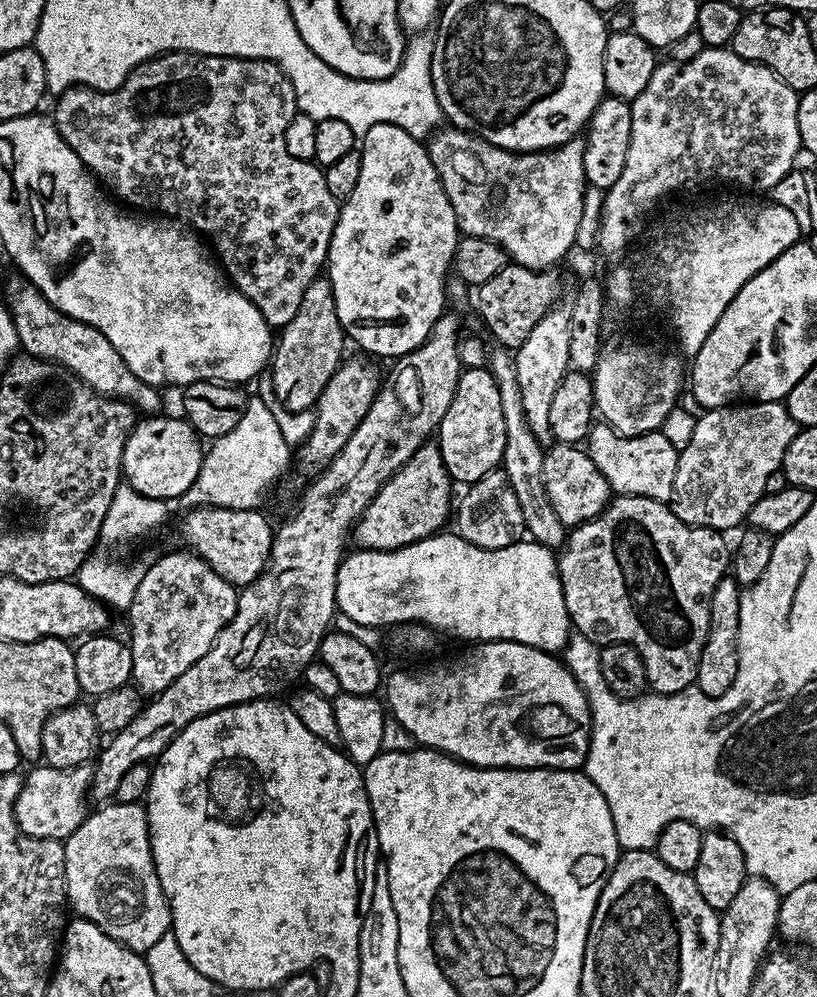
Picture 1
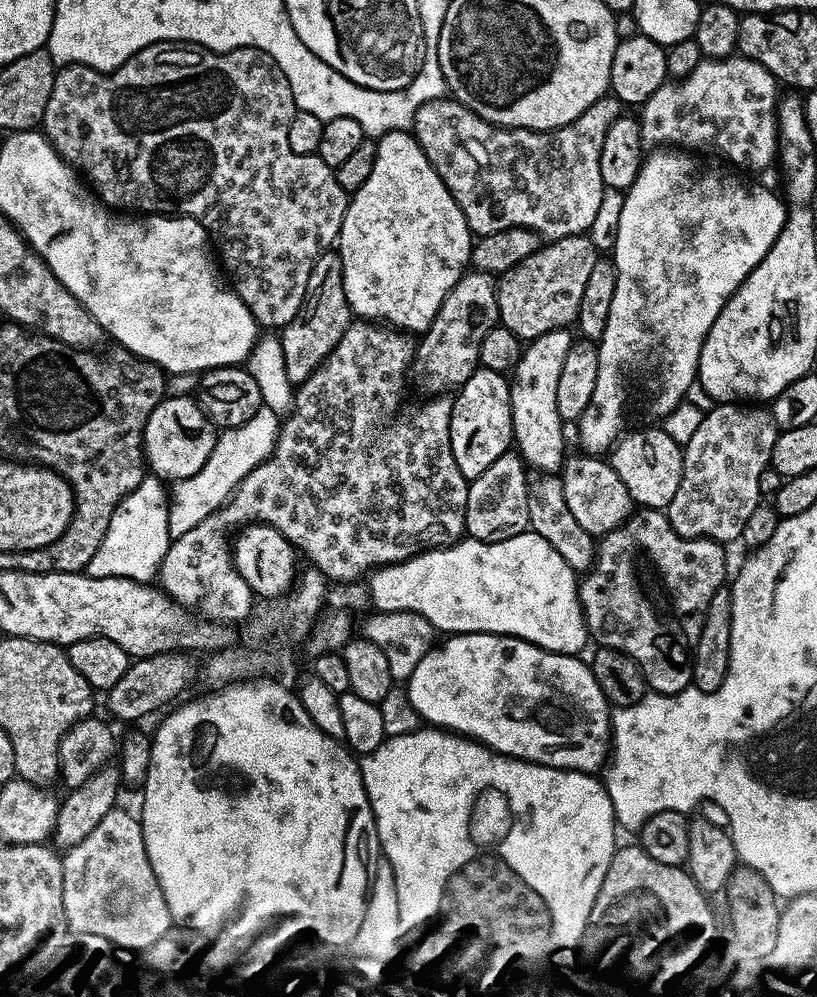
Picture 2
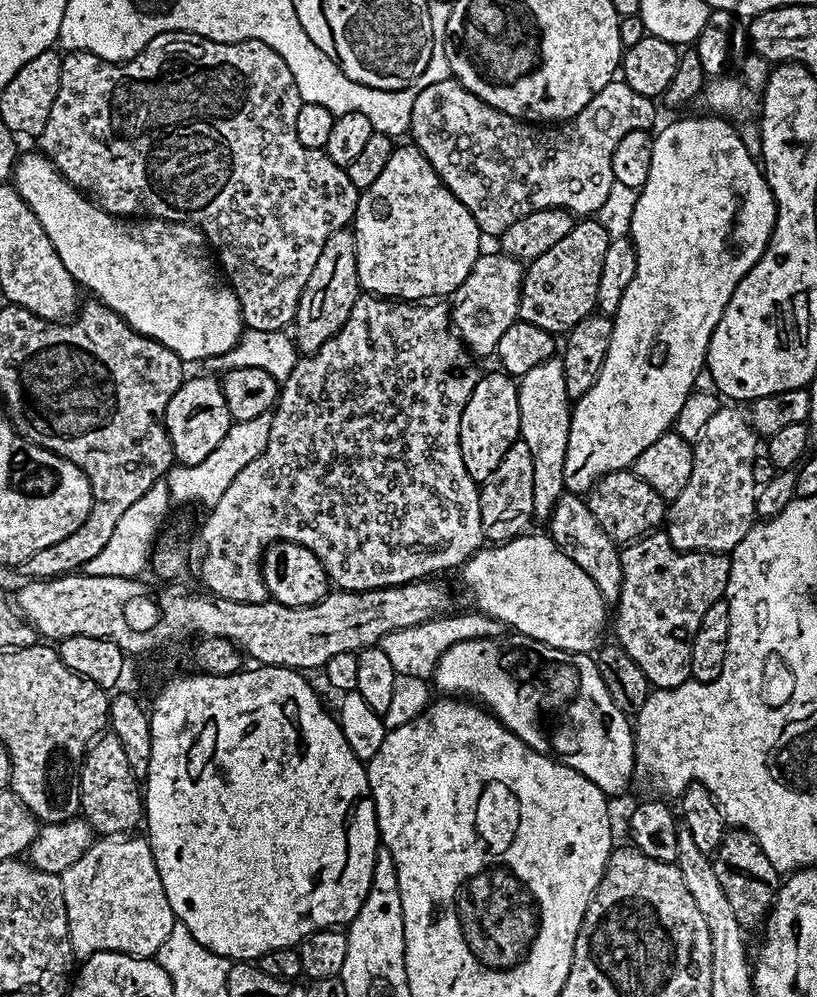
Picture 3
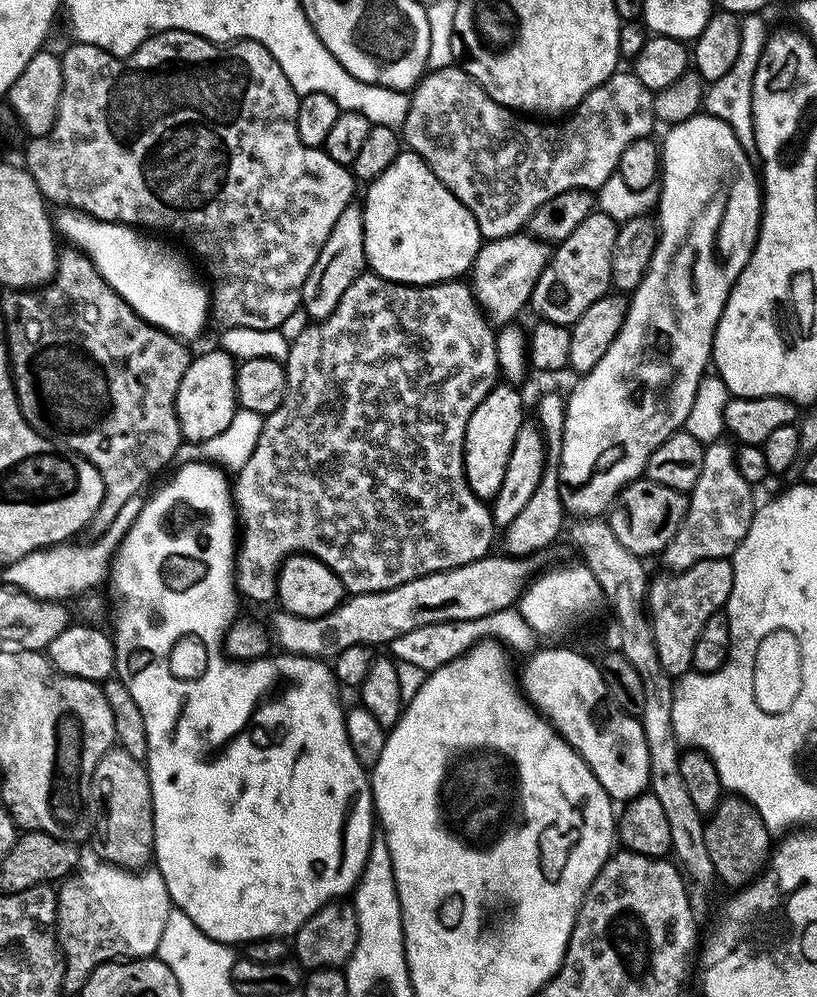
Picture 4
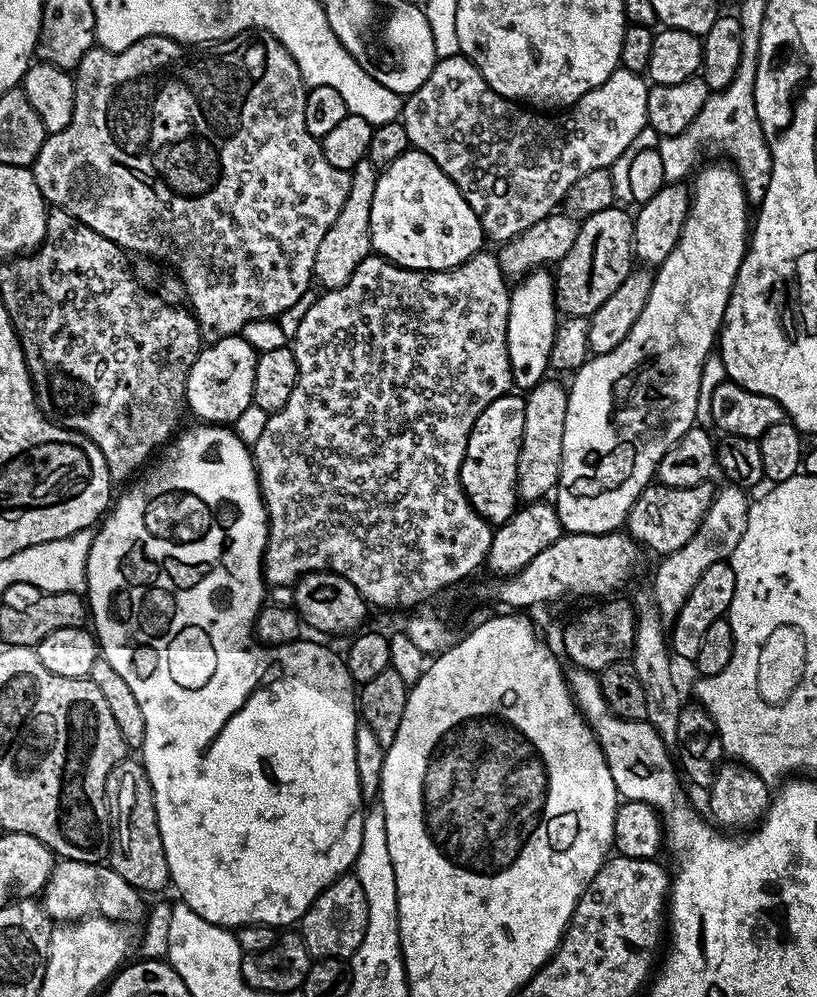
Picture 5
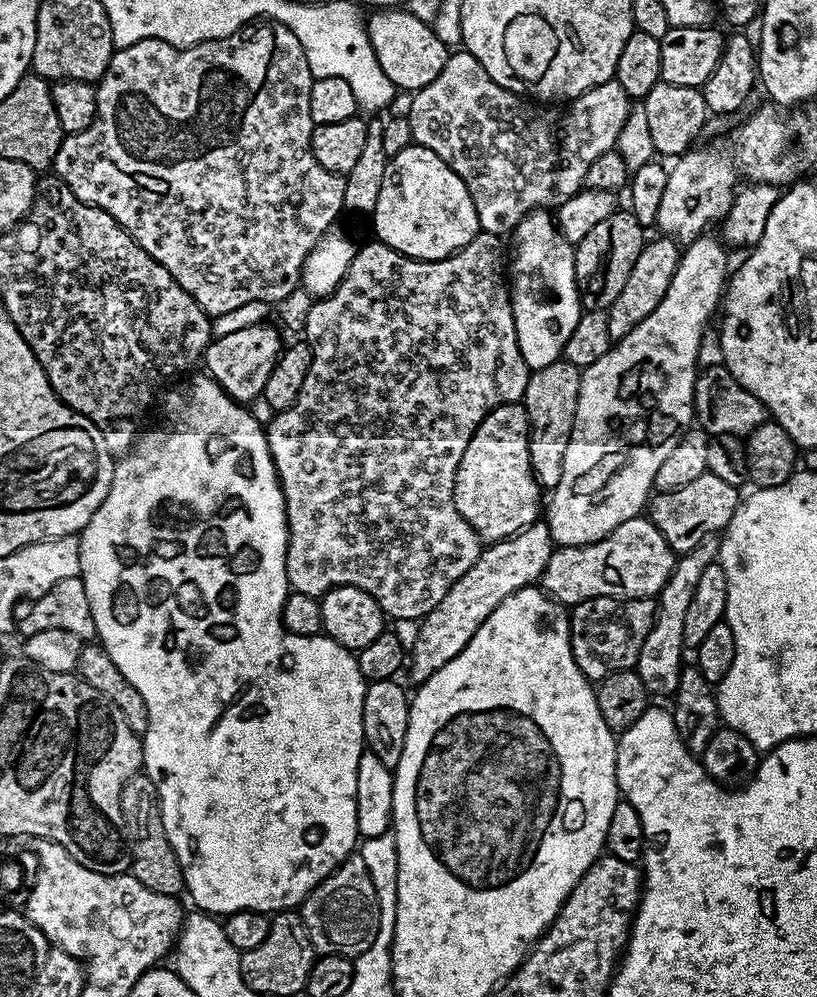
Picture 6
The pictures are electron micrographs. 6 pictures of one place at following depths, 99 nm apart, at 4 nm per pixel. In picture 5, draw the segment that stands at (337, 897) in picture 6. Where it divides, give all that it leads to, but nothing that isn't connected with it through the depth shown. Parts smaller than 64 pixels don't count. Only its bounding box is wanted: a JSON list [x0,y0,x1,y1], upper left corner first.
[298,874,368,958]

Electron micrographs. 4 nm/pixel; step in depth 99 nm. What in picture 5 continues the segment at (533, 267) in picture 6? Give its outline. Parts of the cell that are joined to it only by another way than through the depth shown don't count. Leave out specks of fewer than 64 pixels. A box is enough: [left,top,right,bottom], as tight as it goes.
[506,270,558,390]

